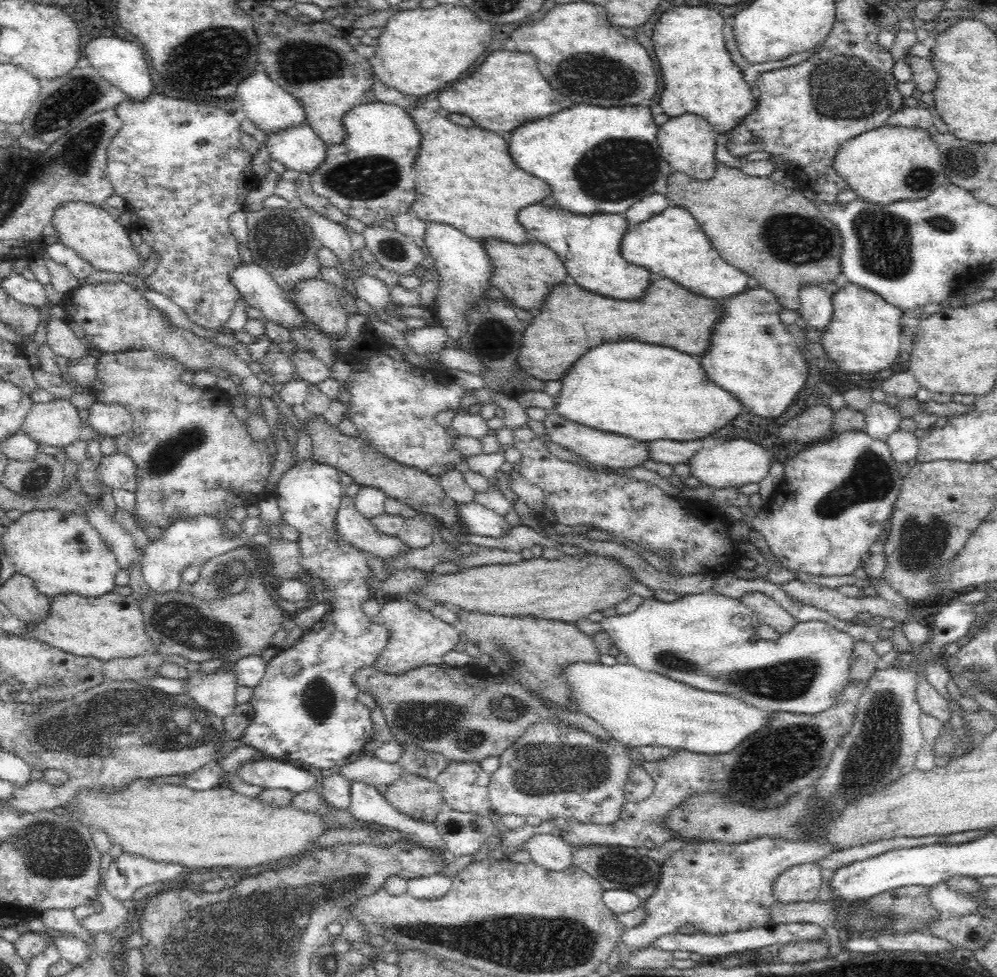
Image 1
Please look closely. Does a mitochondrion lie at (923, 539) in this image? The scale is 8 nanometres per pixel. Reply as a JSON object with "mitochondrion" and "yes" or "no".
{"mitochondrion":"yes"}

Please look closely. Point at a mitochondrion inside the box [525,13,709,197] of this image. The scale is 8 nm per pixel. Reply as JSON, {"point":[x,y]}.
{"point":[599,78]}

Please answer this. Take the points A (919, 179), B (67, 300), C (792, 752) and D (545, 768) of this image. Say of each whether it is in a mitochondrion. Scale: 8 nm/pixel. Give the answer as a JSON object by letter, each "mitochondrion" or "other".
{"A":"mitochondrion","B":"other","C":"mitochondrion","D":"mitochondrion"}

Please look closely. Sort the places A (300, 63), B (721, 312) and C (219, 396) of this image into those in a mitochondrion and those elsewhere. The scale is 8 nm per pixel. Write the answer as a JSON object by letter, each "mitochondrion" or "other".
{"A":"mitochondrion","B":"other","C":"other"}

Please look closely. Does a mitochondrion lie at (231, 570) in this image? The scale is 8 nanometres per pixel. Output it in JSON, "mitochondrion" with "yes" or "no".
{"mitochondrion":"yes"}

